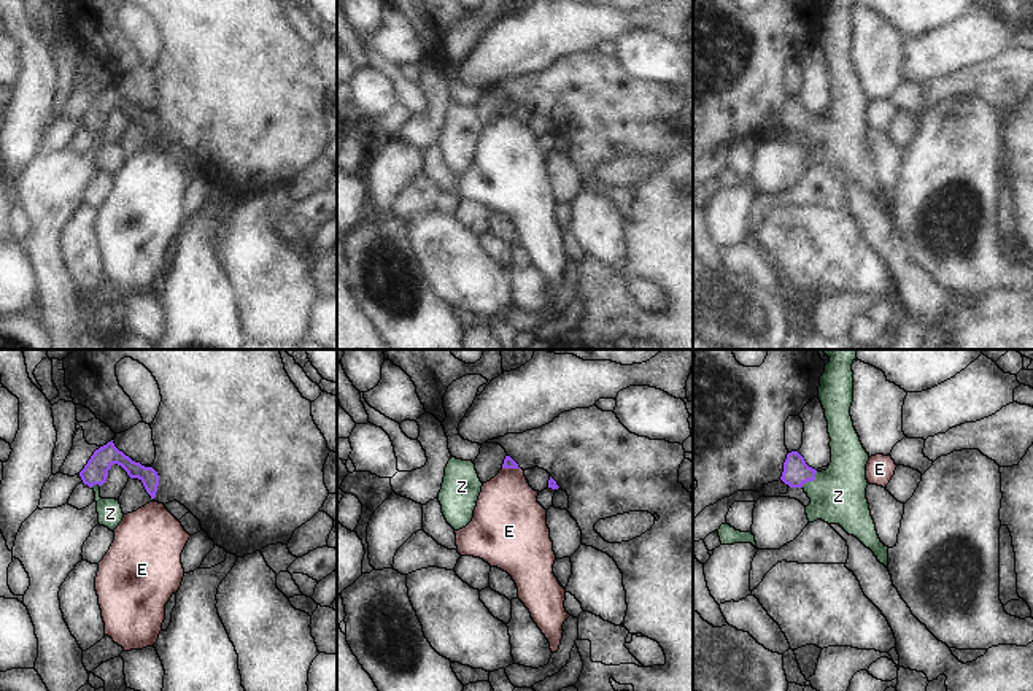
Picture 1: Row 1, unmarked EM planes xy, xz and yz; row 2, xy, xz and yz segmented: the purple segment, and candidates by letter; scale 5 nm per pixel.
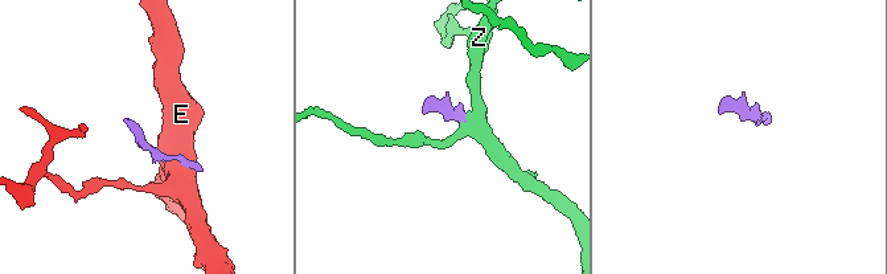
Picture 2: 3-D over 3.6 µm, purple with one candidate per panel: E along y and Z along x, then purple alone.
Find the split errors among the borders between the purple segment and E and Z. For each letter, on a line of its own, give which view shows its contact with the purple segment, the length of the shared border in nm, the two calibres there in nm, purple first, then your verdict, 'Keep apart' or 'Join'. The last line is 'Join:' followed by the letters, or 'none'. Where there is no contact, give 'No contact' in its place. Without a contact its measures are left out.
E: Touches purple in xz. Shared border 90 nm. Thickness 60 nm (purple) against 340 nm. Keep apart
Z: Touches purple in yz. Shared border 120 nm. Thickness 140 nm (purple) against 280 nm. Join
Join: Z

